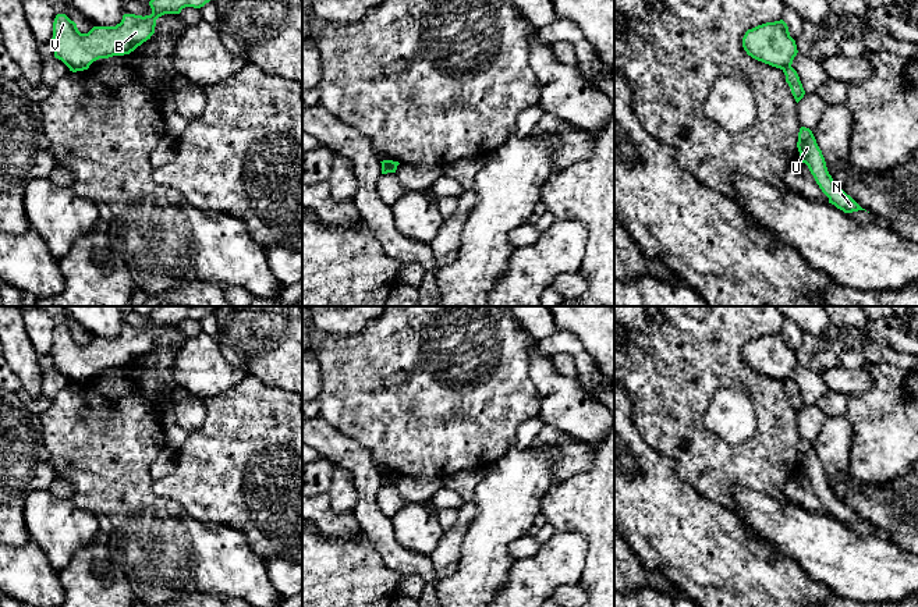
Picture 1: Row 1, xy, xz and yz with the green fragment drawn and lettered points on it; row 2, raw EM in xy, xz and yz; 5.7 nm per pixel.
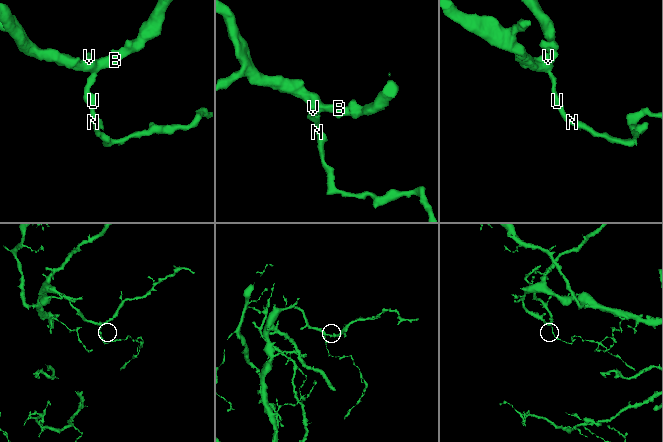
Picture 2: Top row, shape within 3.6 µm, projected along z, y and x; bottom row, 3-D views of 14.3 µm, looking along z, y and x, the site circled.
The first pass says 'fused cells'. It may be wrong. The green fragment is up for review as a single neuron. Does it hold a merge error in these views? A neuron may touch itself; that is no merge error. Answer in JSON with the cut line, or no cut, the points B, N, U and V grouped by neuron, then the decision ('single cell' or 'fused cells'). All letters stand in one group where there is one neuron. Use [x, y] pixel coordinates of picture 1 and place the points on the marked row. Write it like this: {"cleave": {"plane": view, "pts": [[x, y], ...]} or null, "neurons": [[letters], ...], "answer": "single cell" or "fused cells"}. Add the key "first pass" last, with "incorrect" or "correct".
{"cleave": {"plane": "yz", "pts": [[790, 64], [783, 70]]}, "neurons": [["B", "V"], ["N", "U"]], "answer": "fused cells", "first pass": "correct"}

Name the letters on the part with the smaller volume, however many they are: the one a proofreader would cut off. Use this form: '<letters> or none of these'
N, U

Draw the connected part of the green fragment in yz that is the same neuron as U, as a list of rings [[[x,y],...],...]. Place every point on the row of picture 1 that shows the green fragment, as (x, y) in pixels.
[[[800,128],[797,148],[800,152],[800,160],[808,166],[816,184],[829,198],[829,203],[834,205],[844,213],[865,210],[834,184],[832,175],[827,171],[822,150],[819,149],[816,139],[809,128]]]

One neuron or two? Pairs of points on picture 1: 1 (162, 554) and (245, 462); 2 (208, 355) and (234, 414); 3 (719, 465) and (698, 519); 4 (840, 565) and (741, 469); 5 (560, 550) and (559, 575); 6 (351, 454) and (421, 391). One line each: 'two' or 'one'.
1: two
2: two
3: two
4: two
5: one
6: two

